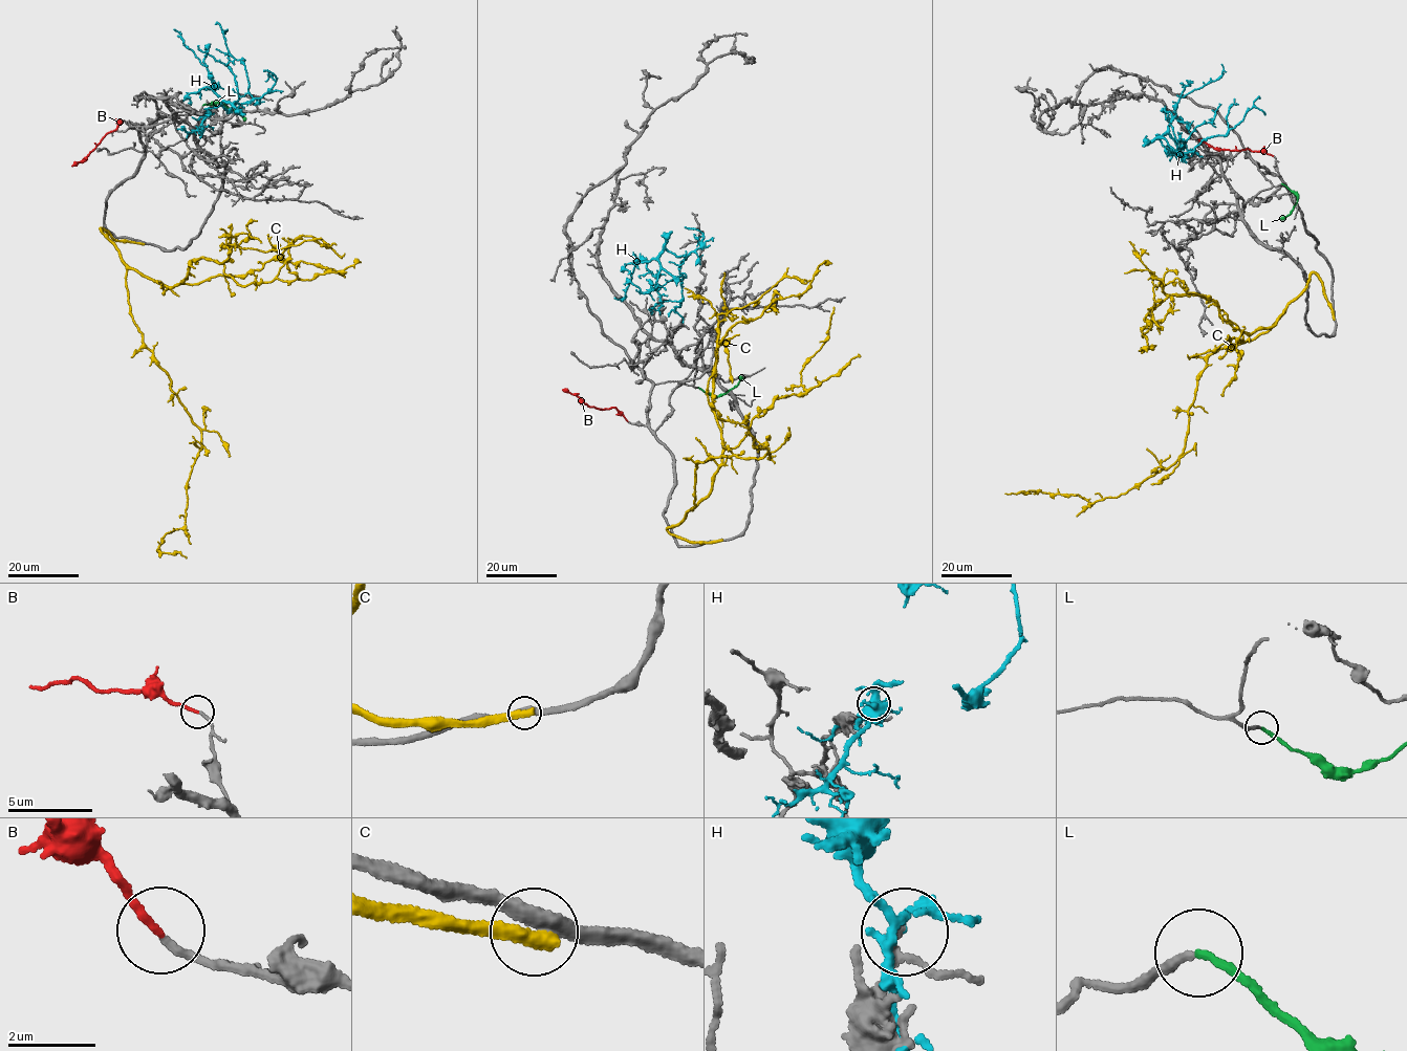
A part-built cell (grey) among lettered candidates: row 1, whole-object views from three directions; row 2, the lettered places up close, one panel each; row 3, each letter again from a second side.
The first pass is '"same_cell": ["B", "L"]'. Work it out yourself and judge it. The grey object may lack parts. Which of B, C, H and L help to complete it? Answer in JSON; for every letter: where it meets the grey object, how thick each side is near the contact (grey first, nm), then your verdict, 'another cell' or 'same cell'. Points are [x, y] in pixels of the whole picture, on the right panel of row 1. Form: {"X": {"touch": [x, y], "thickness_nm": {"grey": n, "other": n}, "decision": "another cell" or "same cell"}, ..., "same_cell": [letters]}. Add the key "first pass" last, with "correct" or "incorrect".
{"B": {"touch": [1272, 155], "thickness_nm": {"grey": 170, "other": 180}, "decision": "same cell"}, "C": {"touch": [1334, 318], "thickness_nm": {"grey": 360, "other": 440}, "decision": "another cell"}, "H": {"touch": [1192, 149], "thickness_nm": {"grey": 130, "other": 120}, "decision": "another cell"}, "L": {"touch": [1281, 183], "thickness_nm": {"grey": 190, "other": 180}, "decision": "same cell"}, "same_cell": ["B", "L"], "first pass": "correct"}

